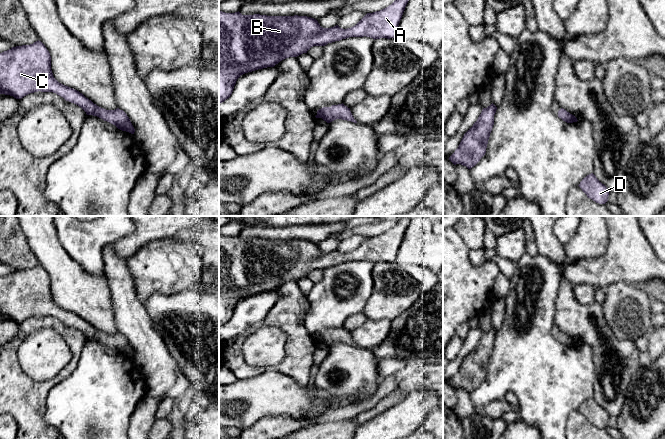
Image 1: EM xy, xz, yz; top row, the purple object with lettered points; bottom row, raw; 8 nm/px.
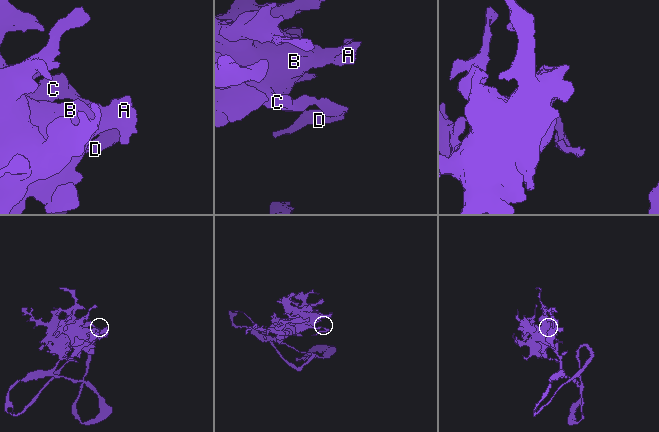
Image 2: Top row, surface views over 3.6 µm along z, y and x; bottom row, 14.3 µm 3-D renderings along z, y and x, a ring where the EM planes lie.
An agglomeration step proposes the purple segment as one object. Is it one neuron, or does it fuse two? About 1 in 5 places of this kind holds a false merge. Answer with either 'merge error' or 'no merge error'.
no merge error

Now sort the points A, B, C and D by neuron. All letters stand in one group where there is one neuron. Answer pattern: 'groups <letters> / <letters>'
groups A B C D

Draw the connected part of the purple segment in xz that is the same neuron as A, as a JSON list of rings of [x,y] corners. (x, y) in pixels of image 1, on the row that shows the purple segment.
[[[395,0],[388,7],[367,13],[355,26],[347,29],[338,25],[323,28],[307,16],[242,15],[239,11],[219,11],[219,103],[228,99],[237,79],[248,72],[274,67],[280,61],[297,57],[313,46],[325,46],[349,37],[395,38],[400,20],[409,0]]]

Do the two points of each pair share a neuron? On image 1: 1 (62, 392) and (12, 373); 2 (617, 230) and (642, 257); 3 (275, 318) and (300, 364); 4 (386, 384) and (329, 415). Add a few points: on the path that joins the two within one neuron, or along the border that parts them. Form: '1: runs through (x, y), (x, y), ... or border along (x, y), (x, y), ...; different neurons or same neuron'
1: border along (61, 380), (47, 394), (42, 410); different neurons
2: runs through (624, 237), (635, 250); same neuron
3: runs through (287, 326), (298, 337), (299, 352); same neuron
4: runs through (374, 399), (368, 404), (344, 413); same neuron

